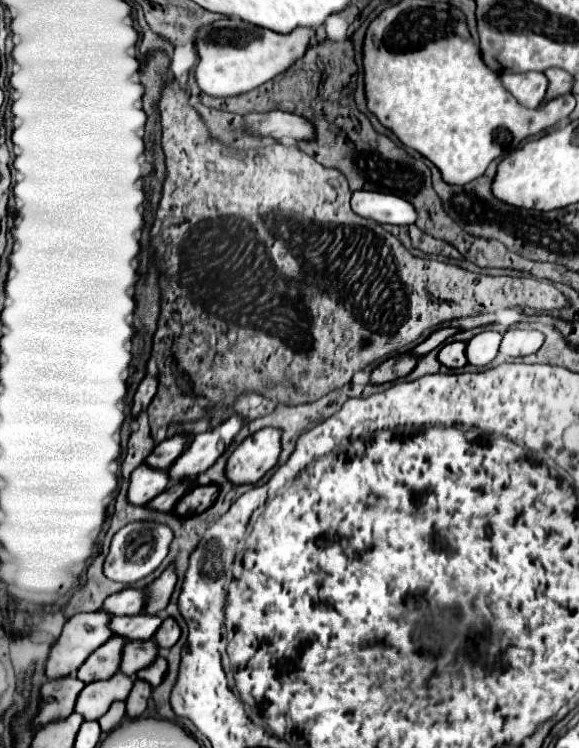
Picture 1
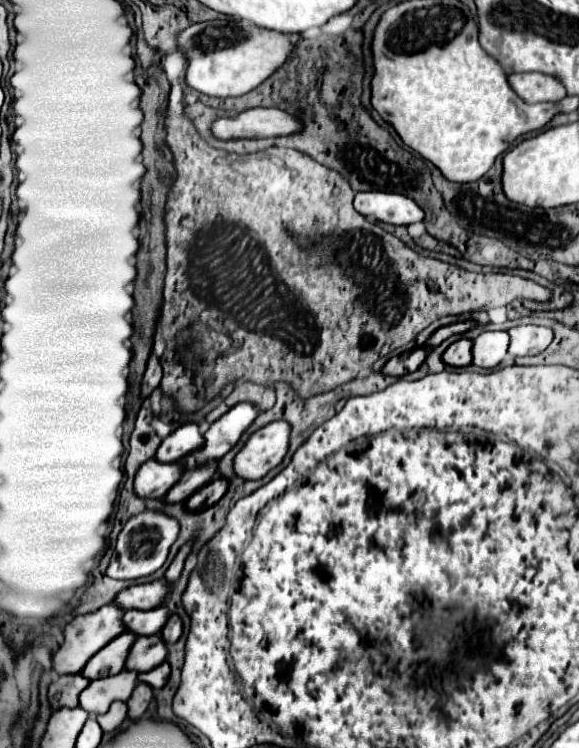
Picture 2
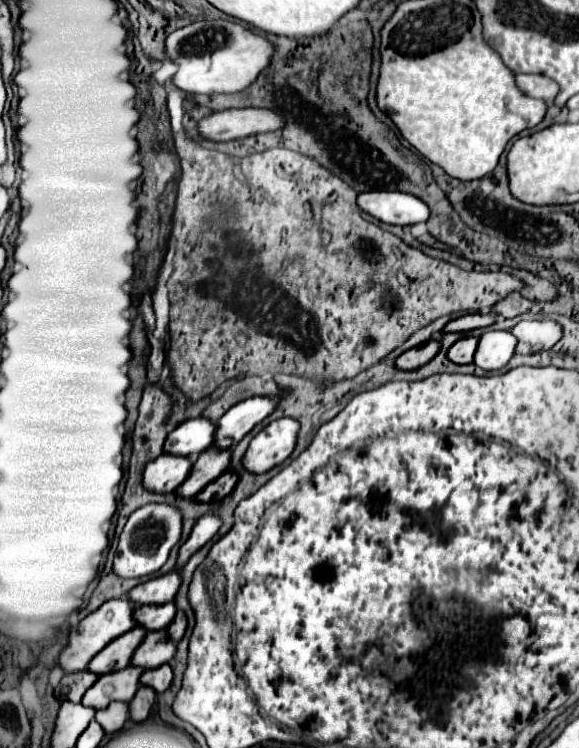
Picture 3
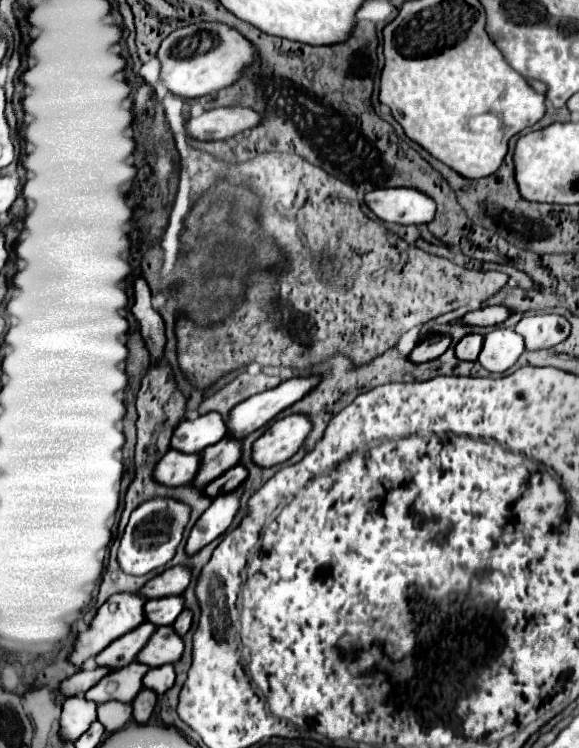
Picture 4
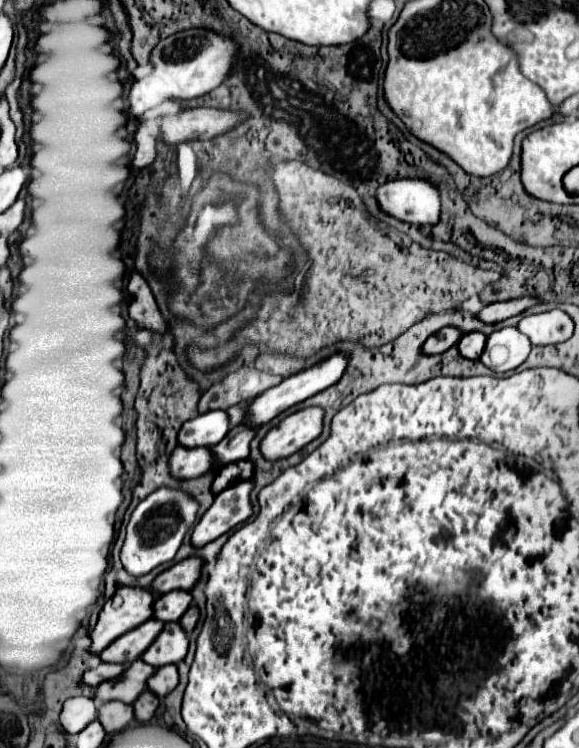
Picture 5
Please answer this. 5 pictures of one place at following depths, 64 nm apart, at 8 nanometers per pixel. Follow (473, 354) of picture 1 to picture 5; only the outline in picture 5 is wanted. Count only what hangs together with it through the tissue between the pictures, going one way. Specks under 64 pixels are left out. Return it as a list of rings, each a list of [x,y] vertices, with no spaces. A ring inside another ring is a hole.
[[[502,328],[488,336],[480,362],[494,372],[508,372],[518,368],[530,354],[532,344],[518,328]]]

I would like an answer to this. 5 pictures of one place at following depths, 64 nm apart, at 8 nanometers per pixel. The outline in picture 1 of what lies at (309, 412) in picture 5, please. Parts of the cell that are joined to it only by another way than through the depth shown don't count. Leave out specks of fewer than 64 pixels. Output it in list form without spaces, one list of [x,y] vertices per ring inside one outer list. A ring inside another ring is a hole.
[[[262,428],[248,436],[228,458],[226,476],[236,484],[256,484],[276,466],[282,452],[282,430]]]

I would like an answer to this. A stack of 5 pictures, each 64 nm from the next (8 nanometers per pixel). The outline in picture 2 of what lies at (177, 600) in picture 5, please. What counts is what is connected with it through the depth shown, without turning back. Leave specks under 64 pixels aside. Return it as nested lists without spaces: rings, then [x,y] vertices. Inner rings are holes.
[[[160,606],[160,608],[152,608],[152,610],[128,610],[124,614],[124,620],[128,620],[128,630],[136,632],[138,636],[152,636],[156,632],[160,632],[164,628],[164,624],[168,622],[168,608]]]

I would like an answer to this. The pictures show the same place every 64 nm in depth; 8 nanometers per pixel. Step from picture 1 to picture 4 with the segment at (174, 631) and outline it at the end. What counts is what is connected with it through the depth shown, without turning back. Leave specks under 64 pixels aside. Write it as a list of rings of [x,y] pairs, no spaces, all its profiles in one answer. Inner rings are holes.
[[[184,610],[184,612],[176,618],[174,628],[176,628],[176,632],[180,632],[180,636],[182,636],[182,632],[188,632],[188,630],[190,630],[190,626],[192,626],[192,612],[190,612],[190,610]]]

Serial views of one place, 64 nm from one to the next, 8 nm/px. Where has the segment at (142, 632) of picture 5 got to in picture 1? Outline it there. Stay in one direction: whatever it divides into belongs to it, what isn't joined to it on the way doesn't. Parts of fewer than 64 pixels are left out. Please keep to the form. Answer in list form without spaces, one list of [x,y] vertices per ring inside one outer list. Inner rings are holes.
[[[112,636],[108,644],[102,644],[82,666],[80,672],[76,674],[84,684],[94,682],[94,680],[108,680],[120,670],[122,662],[122,650],[124,650],[126,638],[122,636]]]

